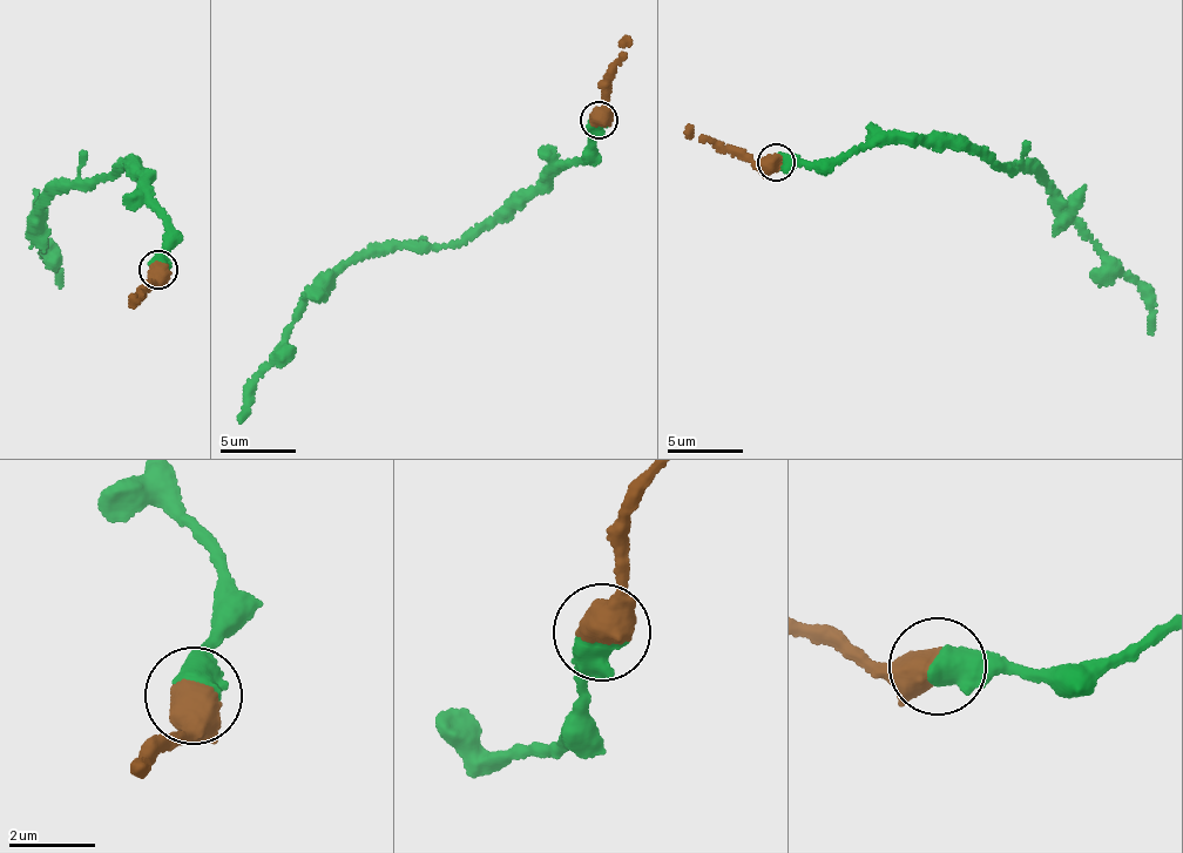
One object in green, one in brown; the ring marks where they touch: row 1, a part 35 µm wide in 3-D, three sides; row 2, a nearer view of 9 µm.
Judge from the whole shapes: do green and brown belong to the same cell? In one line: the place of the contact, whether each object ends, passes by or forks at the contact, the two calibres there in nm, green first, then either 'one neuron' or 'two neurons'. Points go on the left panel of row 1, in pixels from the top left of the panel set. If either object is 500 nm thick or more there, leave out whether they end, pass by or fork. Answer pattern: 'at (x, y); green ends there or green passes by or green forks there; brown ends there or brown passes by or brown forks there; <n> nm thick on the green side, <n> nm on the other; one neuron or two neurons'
at (159, 269); 700 nm thick on the green side, 800 nm on the other; one neuron

